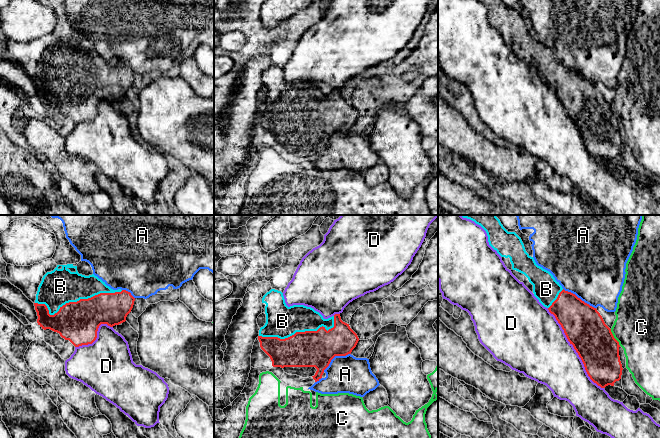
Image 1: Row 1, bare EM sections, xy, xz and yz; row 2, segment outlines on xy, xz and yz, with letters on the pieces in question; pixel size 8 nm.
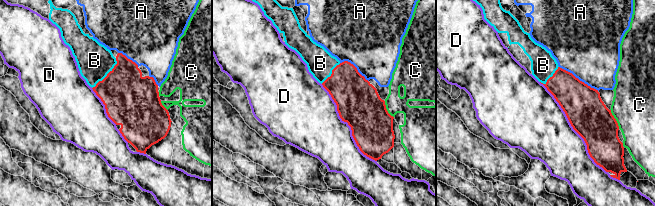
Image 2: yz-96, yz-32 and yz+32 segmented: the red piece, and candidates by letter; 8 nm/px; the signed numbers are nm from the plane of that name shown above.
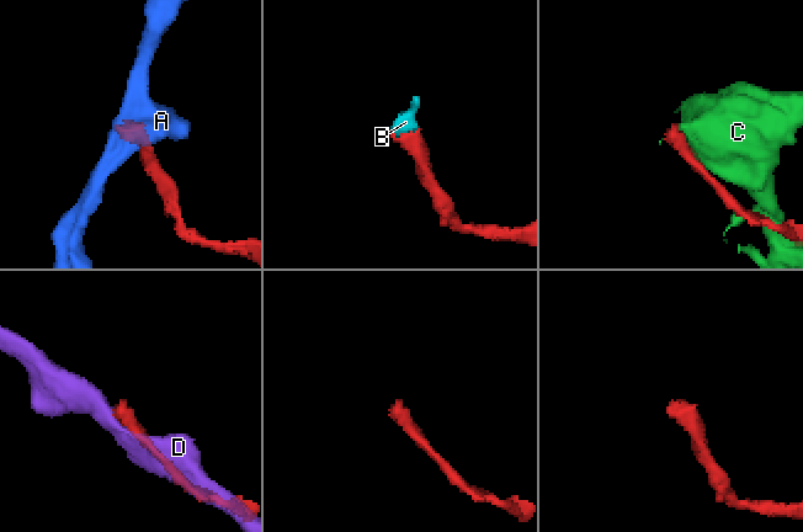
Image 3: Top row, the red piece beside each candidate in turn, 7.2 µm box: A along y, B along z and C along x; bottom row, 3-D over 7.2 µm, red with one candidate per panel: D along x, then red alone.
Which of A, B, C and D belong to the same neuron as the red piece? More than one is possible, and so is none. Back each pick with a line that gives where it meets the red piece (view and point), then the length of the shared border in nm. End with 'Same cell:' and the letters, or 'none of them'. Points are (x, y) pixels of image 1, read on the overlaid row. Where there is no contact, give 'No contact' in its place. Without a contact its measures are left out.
B: Touches red at xy (77, 301). Shared border 700 nm
Same cell: B

